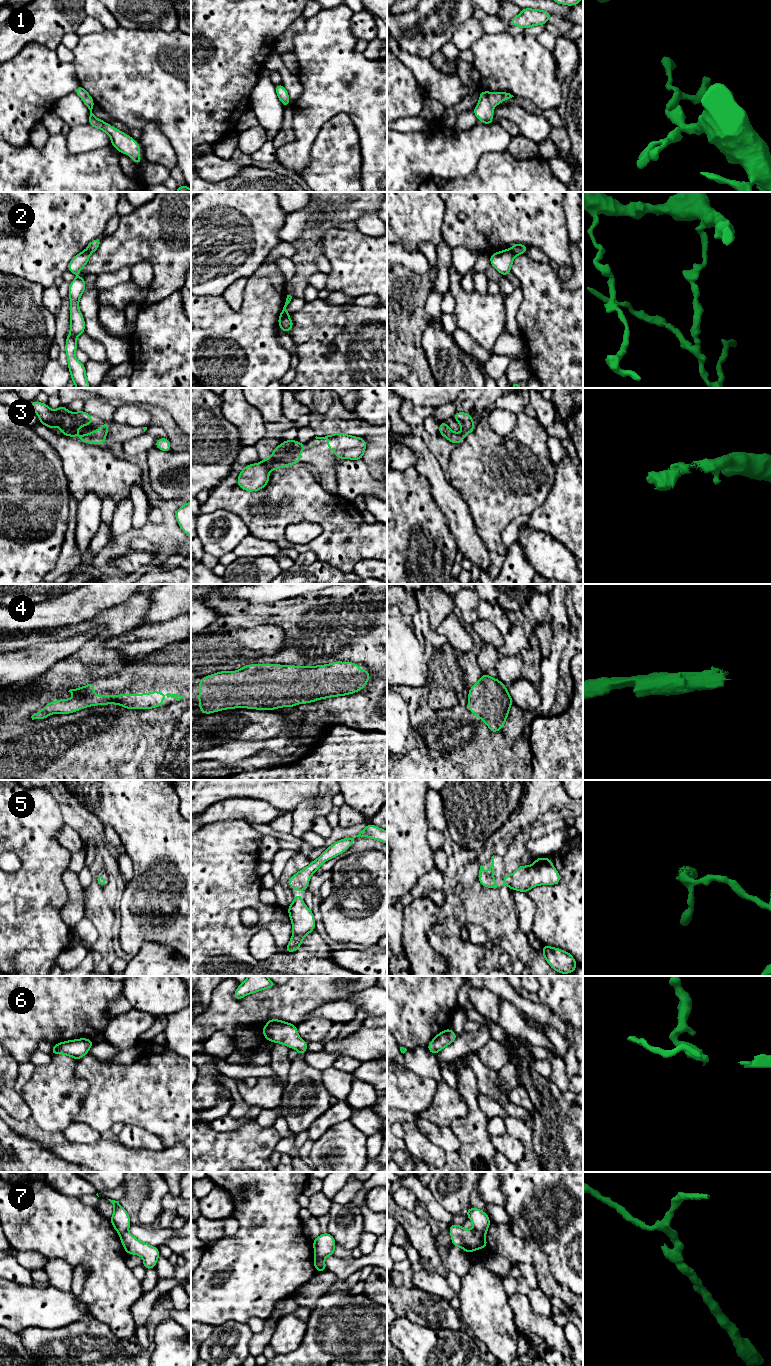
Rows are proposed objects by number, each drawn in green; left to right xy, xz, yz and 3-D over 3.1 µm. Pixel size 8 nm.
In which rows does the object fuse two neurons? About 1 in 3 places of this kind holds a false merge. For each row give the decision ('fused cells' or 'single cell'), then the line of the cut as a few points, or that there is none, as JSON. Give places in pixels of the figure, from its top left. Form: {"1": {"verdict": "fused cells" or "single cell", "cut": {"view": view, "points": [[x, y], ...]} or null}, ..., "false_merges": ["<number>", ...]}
{"1": {"verdict": "single cell", "cut": null}, "2": {"verdict": "fused cells", "cut": {"view": "xz", "points": [[288, 314], [279, 324]]}}, "3": {"verdict": "single cell", "cut": null}, "4": {"verdict": "single cell", "cut": null}, "5": {"verdict": "single cell", "cut": null}, "6": {"verdict": "single cell", "cut": null}, "7": {"verdict": "fused cells", "cut": {"view": "xz", "points": [[314, 1257], [323, 1270]]}}, "false_merges": ["2", "7"]}

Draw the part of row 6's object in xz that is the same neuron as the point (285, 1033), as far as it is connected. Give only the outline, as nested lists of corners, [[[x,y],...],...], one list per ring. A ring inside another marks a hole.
[[[270,1019],[266,1026],[261,1029],[267,1041],[286,1045],[288,1048],[294,1048],[301,1056],[307,1051],[308,1043],[301,1039],[297,1032],[297,1026],[279,1019]]]

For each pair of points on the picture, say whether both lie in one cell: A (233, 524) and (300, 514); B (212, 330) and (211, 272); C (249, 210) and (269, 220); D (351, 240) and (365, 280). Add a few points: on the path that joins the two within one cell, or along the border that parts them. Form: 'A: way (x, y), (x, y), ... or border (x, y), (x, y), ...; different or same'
A: border (223, 509), (234, 512), (242, 520), (250, 533); different
B: border (201, 295), (220, 296); different
C: way (254, 213), (259, 213), (264, 218); same
D: way (351, 250), (351, 253), (365, 270); same

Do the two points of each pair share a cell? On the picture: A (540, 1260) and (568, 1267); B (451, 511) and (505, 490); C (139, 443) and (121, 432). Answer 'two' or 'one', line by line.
A: two
B: two
C: two

